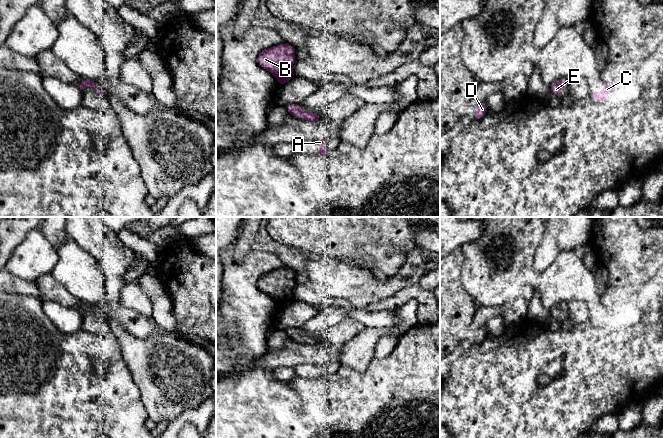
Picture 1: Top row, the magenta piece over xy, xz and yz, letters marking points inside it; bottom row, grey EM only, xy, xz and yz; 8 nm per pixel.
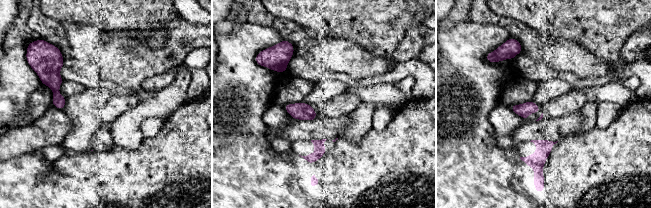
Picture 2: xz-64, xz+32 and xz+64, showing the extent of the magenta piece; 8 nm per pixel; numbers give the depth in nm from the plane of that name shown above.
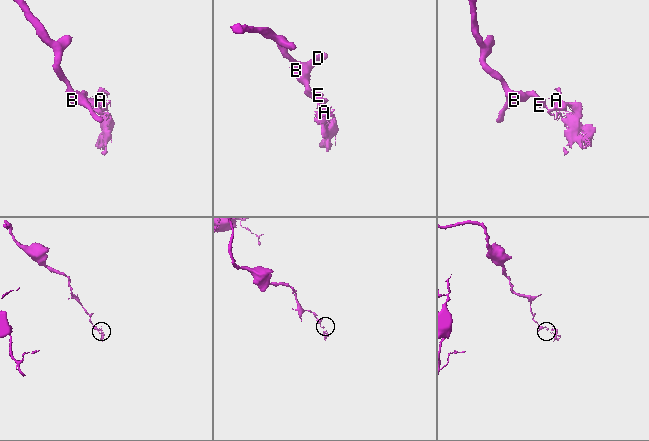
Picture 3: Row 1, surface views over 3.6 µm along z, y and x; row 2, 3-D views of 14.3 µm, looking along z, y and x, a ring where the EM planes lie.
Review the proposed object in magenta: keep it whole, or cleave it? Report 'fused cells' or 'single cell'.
fused cells

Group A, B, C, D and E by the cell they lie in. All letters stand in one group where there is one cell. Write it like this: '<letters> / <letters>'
A C / B D E

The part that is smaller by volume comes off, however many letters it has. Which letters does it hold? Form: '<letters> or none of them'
A, C

